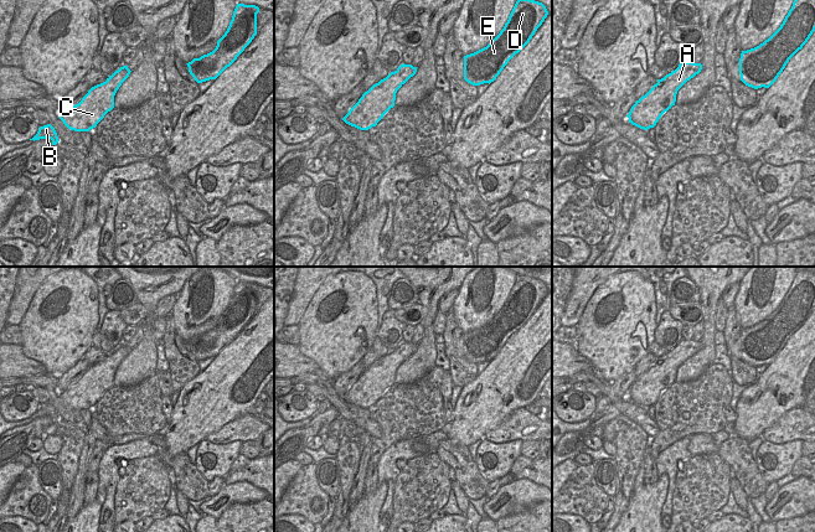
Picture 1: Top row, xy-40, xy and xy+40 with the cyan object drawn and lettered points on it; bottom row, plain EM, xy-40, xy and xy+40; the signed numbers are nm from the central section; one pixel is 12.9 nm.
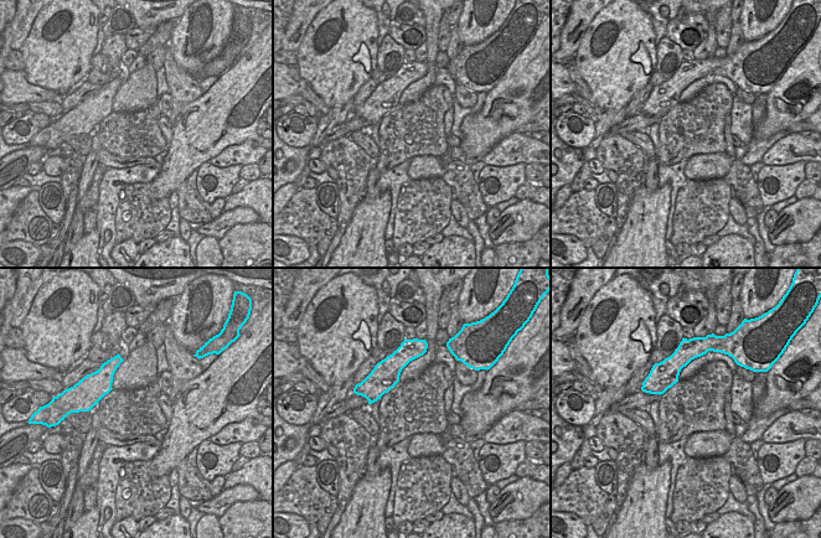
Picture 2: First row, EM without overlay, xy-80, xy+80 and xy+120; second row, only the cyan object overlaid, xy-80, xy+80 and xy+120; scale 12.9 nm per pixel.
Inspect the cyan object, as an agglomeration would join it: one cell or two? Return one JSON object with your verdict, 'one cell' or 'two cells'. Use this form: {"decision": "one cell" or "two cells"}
{"decision": "one cell"}

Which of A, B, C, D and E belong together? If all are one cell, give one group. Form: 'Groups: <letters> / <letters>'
Groups: A B C D E

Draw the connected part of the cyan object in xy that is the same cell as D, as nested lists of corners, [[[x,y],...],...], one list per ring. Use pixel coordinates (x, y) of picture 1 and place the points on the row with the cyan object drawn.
[[[517,0],[500,33],[486,47],[464,56],[464,79],[473,86],[494,82],[507,62],[530,42],[547,15],[542,2]]]

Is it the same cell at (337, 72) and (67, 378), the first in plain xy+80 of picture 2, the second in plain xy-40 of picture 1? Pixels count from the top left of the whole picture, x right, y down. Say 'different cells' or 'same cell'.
different cells

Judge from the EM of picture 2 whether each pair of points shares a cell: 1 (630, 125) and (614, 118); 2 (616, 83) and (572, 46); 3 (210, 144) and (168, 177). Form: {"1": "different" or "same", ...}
{"1": "different", "2": "different", "3": "same"}

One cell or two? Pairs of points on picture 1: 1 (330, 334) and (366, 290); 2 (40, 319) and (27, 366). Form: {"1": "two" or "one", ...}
{"1": "one", "2": "two"}

